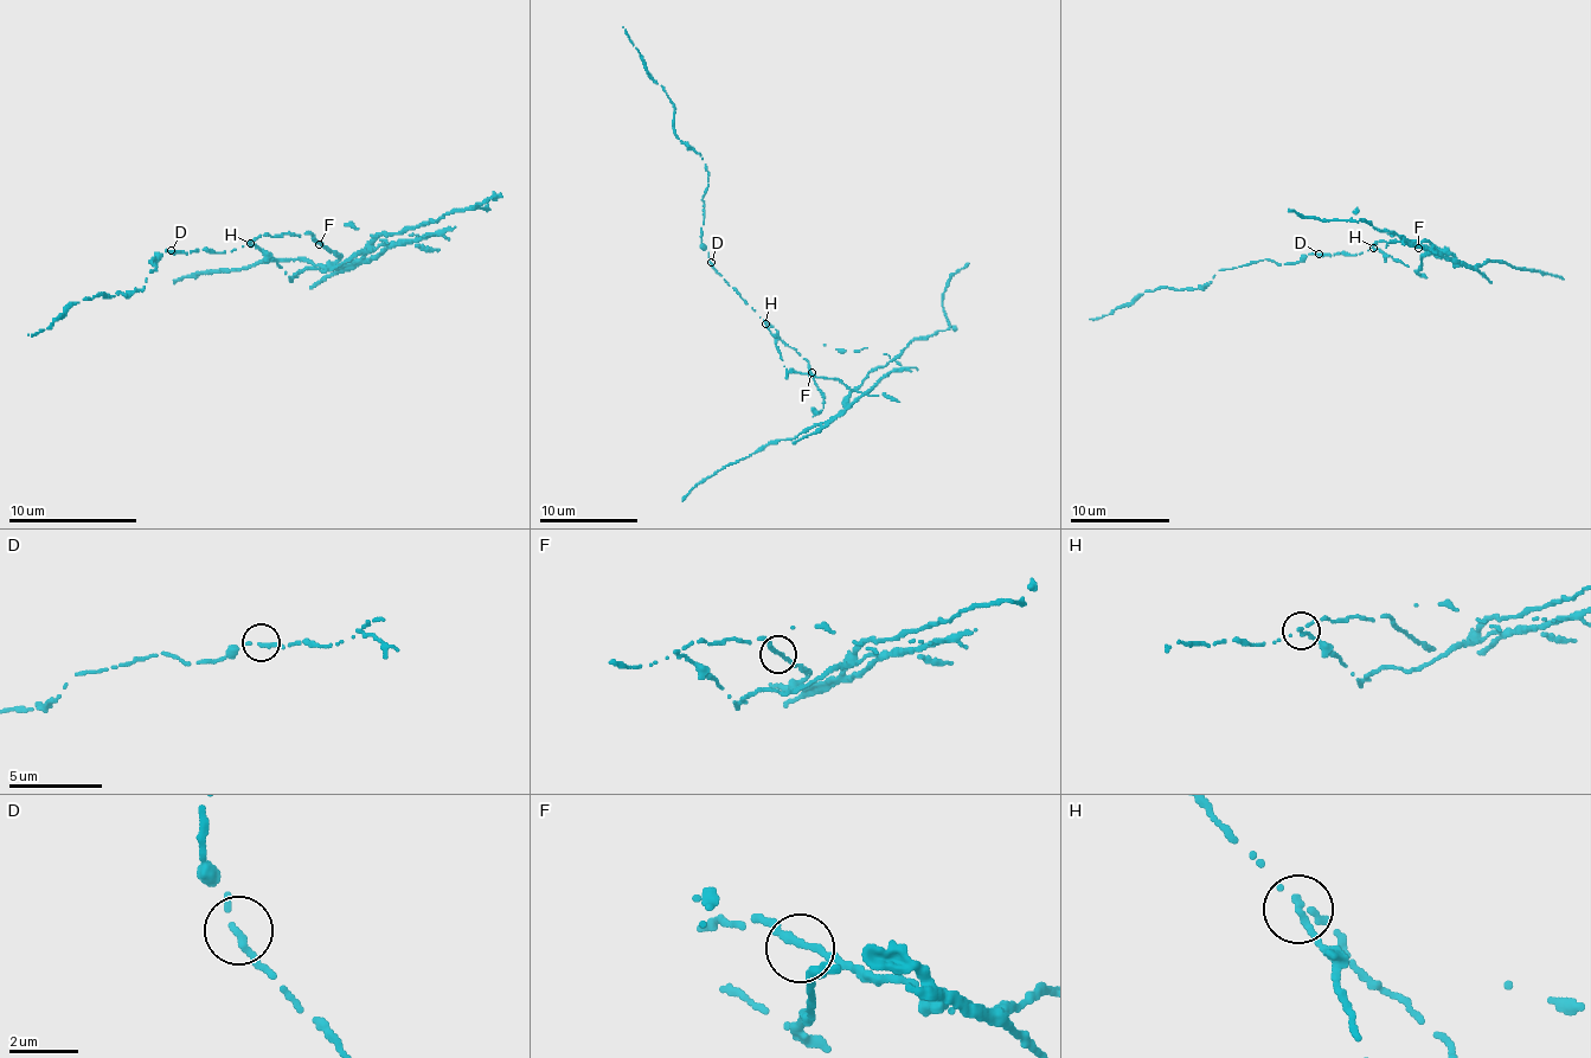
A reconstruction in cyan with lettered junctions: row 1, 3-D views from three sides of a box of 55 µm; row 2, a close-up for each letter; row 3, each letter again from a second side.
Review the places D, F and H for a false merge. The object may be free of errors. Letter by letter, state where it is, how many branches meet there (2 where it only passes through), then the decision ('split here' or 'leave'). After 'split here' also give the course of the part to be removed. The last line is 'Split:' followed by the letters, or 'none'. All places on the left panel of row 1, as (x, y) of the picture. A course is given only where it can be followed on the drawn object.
D: (171, 250) | 2 | leave
F: (319, 244) | 2 | leave
H: (250, 243) | 2 | split here | (251, 244), (289, 276), (333, 269), (376, 247), (346, 267), (258, 260), (247, 269), (173, 282)
Split: H

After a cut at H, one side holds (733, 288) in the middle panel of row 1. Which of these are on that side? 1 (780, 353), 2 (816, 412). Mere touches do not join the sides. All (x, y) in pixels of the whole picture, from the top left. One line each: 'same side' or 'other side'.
1: other side
2: same side

